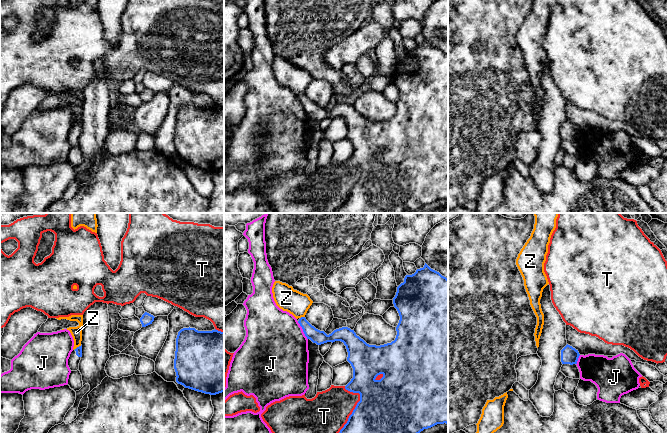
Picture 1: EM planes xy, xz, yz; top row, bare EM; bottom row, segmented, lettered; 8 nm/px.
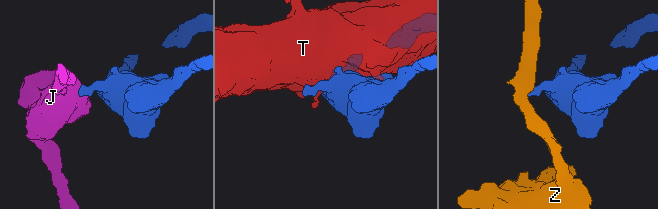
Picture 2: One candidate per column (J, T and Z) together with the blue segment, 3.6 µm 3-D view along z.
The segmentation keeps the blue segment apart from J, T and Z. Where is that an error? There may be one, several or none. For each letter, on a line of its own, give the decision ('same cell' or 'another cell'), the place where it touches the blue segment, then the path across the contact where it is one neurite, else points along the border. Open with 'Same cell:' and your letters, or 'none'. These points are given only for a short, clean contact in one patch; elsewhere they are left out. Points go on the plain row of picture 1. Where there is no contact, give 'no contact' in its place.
Same cell: none
J: another cell | xz (303, 106)
T: another cell | xz (355, 183)
Z: another cell | xy (79, 122) | along xy (81, 121), (75, 125)

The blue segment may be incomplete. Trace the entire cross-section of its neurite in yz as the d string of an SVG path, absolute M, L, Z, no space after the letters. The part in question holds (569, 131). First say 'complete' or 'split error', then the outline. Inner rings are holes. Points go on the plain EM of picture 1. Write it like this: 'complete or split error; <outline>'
complete; M566 121L562 126L561 126L561 138L562 140L577 140L578 134L580 130L578 126L573 124L570 121Z

